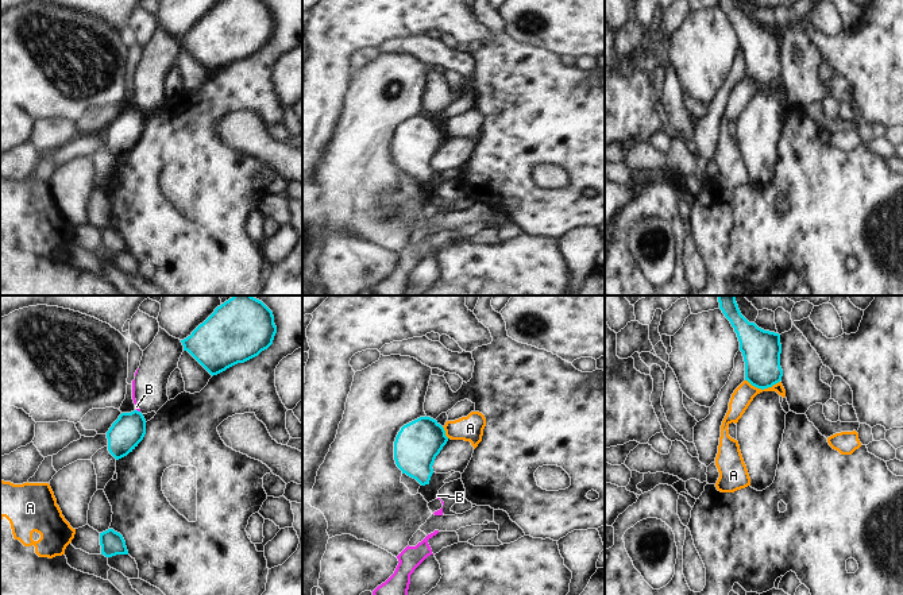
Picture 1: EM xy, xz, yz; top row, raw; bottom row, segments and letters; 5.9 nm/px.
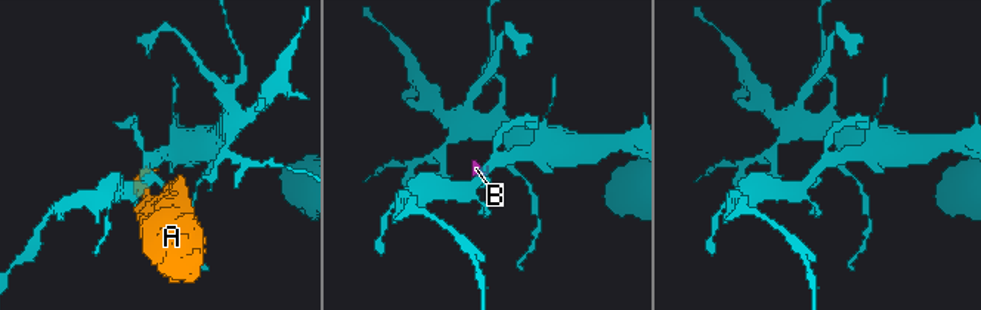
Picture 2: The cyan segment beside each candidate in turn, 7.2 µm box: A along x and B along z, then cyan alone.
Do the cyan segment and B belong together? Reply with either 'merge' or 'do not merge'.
do not merge

